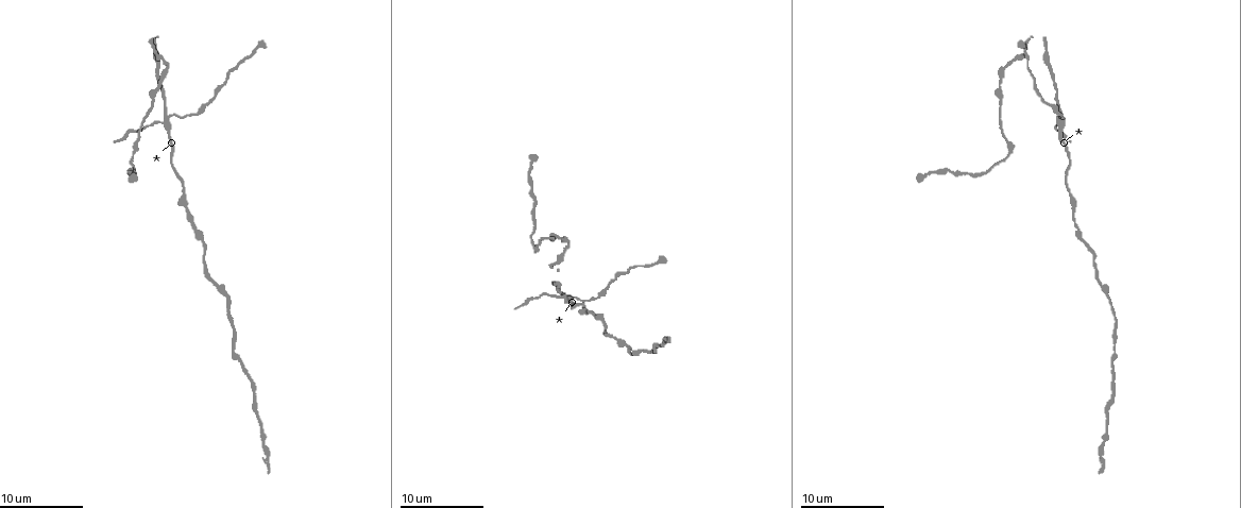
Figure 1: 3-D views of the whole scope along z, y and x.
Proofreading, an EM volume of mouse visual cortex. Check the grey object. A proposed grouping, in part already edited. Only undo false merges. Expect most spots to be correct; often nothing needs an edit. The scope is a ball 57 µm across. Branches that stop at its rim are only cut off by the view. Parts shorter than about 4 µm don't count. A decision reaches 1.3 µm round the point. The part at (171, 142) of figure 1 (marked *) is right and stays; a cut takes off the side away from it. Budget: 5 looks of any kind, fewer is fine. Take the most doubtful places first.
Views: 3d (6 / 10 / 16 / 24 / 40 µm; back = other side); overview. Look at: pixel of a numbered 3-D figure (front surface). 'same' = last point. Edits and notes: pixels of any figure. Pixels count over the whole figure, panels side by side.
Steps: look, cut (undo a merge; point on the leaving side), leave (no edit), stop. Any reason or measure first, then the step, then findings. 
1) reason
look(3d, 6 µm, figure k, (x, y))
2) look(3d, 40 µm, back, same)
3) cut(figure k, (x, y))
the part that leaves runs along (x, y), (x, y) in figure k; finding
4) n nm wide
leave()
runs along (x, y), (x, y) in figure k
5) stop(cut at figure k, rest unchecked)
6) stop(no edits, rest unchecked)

thin arm on a thick one
look(3d, 10 µm, figure 1, (169, 117))

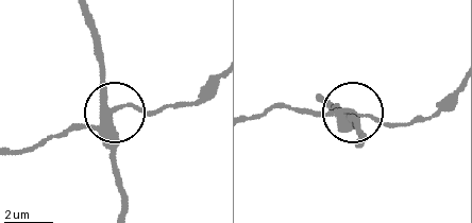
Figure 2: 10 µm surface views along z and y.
look(3d, 6 µm, figure 2, (110, 111))

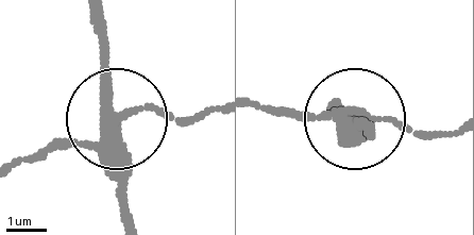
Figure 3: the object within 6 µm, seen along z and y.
side arm 18 µm
cut(figure 3, (162, 113))
the part that leaves runs along (344, 111), (453, 131) in figure 3; two neurons meet here

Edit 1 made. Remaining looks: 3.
look(overview)

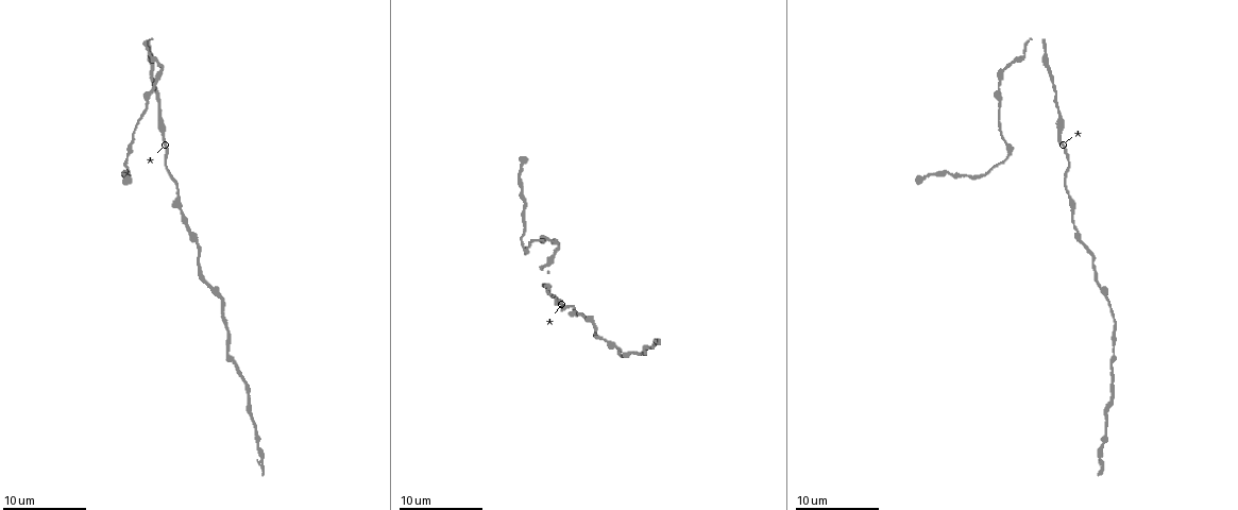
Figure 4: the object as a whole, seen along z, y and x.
calibre changes
look(3d, 10 µm, figure 4, (1005, 159))

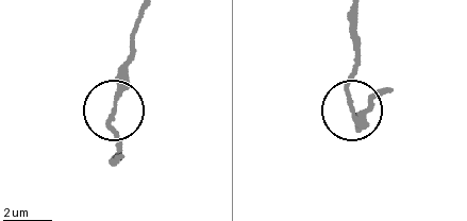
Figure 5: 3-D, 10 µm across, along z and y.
leave()
runs along (387, 87), (354, 118), (349, 94), (354, 53) in figure 5; one neuron here

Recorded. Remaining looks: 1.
thick turns thin
look(3d, 10 µm, figure 4, (251, 417))

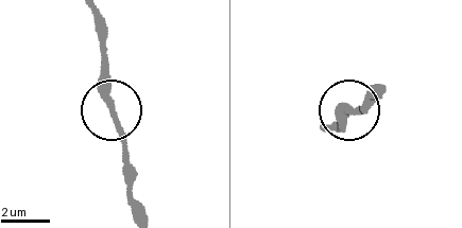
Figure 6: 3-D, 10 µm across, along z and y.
leave()
runs along (91, 14), (124, 170) in figure 6; all the same neuron

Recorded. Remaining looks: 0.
stop(cut at figure 3, rest unchecked)

